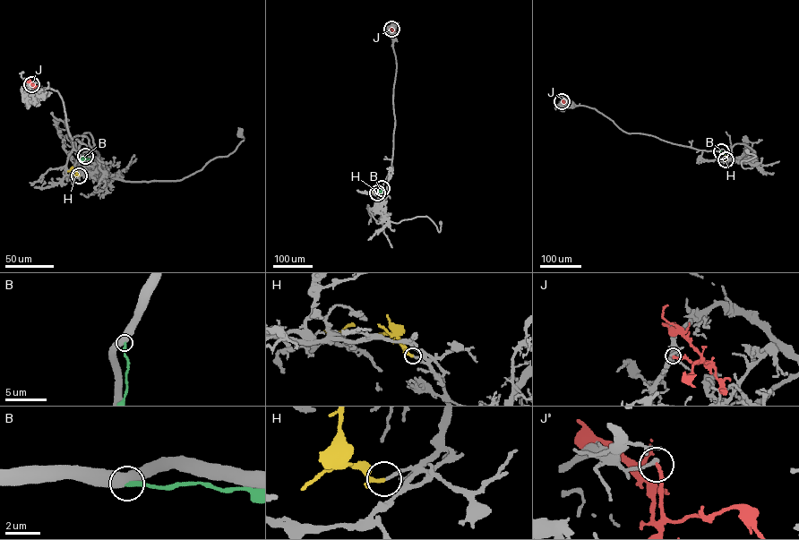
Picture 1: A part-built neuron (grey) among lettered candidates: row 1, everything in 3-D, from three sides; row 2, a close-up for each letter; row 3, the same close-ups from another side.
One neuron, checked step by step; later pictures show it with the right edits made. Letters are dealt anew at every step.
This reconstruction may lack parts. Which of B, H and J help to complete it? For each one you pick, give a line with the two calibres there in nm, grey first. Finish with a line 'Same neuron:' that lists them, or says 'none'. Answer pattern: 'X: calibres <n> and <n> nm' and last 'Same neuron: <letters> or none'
H: calibres 200 and 170 nm
Same neuron: H

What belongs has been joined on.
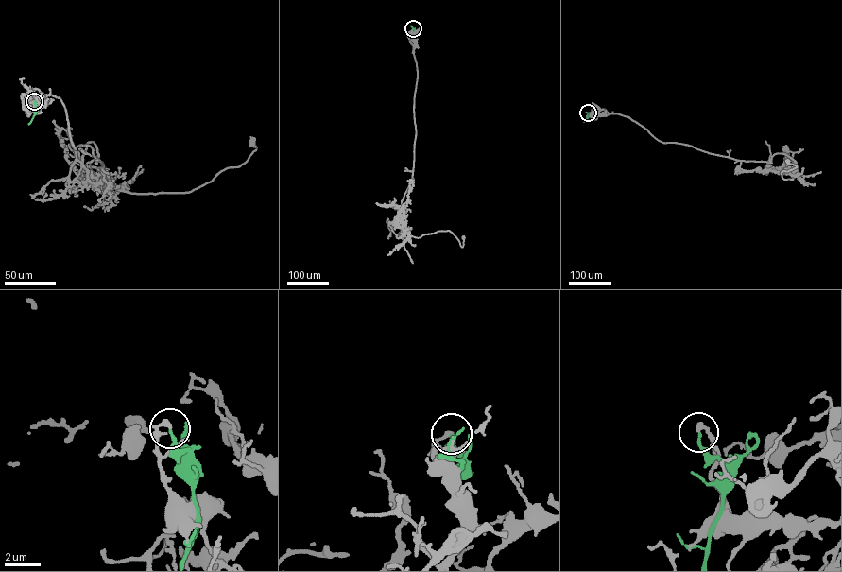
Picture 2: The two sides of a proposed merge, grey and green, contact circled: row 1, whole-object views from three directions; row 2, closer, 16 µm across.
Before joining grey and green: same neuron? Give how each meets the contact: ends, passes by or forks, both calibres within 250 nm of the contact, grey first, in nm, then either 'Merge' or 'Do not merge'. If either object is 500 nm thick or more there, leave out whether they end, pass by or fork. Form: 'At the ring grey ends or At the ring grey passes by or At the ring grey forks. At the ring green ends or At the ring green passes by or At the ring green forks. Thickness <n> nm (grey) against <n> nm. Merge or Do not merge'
At the ring grey ends. At the ring green ends. Thickness 280 nm (grey) against 160 nm. Do not merge

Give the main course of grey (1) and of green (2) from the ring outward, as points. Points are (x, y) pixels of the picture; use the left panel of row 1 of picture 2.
1: (34, 101), (37, 89), (60, 97), (108, 190), (188, 192), (244, 164), (252, 142)
2: (34, 101), (34, 115), (28, 124)

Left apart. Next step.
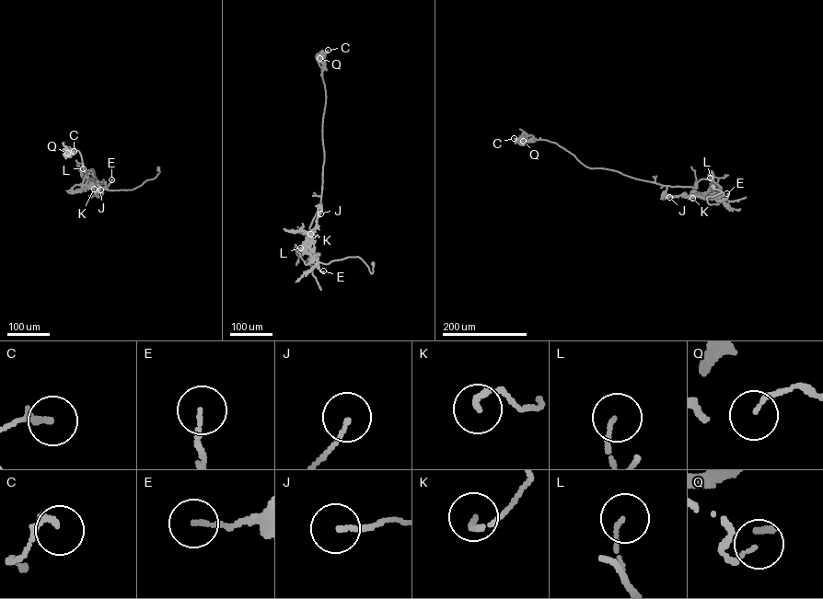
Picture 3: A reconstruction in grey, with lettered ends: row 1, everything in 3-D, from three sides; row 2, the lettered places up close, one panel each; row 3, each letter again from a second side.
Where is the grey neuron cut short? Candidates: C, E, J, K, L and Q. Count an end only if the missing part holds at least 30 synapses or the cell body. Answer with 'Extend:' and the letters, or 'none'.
Extend: none

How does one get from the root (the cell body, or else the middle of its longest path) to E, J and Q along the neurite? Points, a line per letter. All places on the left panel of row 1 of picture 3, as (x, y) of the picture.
E: (158, 168), (160, 172), (155, 178), (132, 190), (106, 190), (111, 179)
J: (158, 168), (153, 178), (132, 190), (118, 190), (98, 189), (90, 169), (88, 178), (96, 179), (100, 190)
Q: (158, 168), (132, 190), (98, 189), (79, 151), (67, 147), (67, 153)

